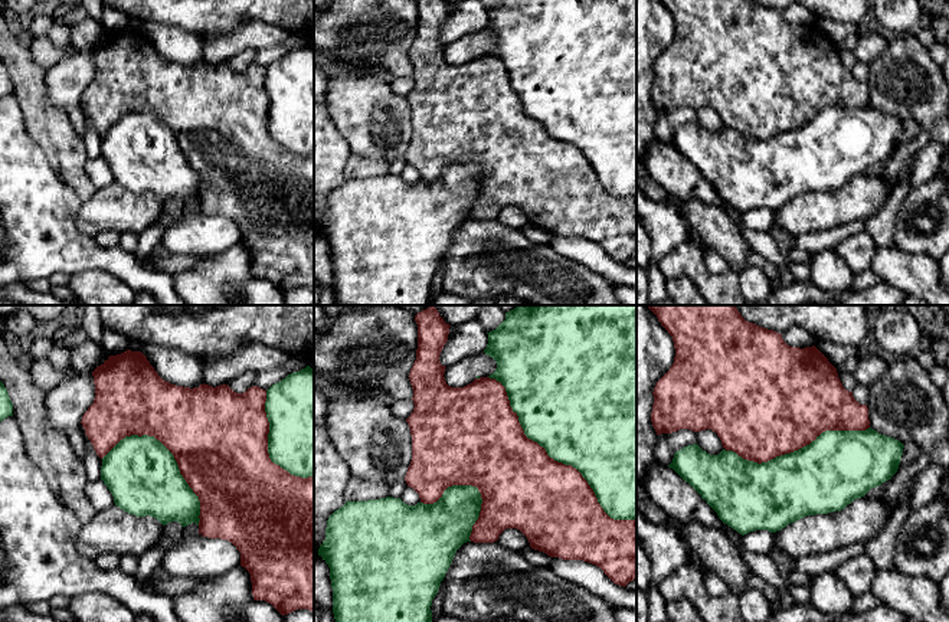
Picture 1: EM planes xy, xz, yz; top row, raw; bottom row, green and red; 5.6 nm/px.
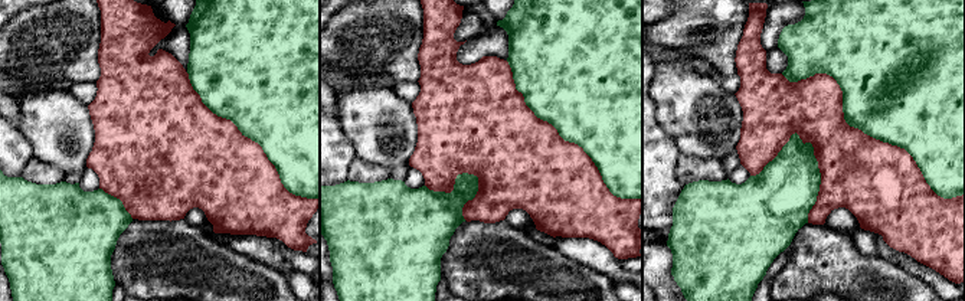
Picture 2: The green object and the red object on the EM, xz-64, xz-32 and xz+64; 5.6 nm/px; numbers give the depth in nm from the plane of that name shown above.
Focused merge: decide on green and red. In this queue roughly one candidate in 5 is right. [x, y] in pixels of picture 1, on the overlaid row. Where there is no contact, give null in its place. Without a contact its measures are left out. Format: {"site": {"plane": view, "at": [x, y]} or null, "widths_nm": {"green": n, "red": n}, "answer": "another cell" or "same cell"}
{"site": {"plane": "xz", "at": [555, 460]}, "widths_nm": {"green": 480, "red": 460}, "answer": "another cell"}

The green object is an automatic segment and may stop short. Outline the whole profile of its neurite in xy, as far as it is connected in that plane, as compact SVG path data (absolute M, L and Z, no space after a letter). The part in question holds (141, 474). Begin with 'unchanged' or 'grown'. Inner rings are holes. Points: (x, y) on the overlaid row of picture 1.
unchanged; M131 435L121 439L104 458L101 479L108 487L117 507L137 517L151 515L163 526L177 521L181 527L199 526L200 501L189 487L173 454L154 436Z

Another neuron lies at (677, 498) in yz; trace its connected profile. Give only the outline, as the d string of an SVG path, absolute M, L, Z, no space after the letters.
M654 459L647 472L645 485L649 498L680 524L701 523L721 528L721 520L706 500L673 468Z

